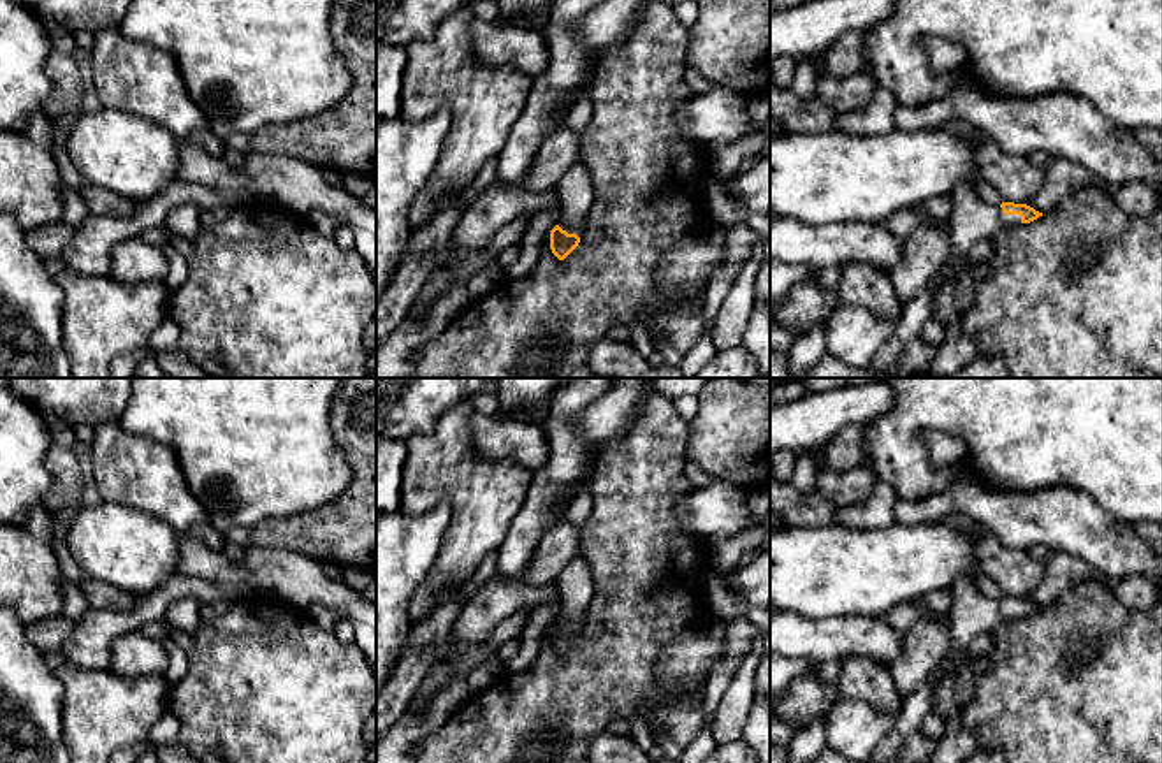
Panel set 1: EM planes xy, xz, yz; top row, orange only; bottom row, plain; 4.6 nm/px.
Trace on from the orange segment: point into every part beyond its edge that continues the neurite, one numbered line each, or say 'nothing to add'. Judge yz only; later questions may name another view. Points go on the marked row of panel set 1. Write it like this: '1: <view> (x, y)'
1: yz (971, 220)

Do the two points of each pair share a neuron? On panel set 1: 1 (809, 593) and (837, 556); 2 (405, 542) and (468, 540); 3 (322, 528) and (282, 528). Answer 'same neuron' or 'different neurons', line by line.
1: same neuron
2: different neurons
3: same neuron

